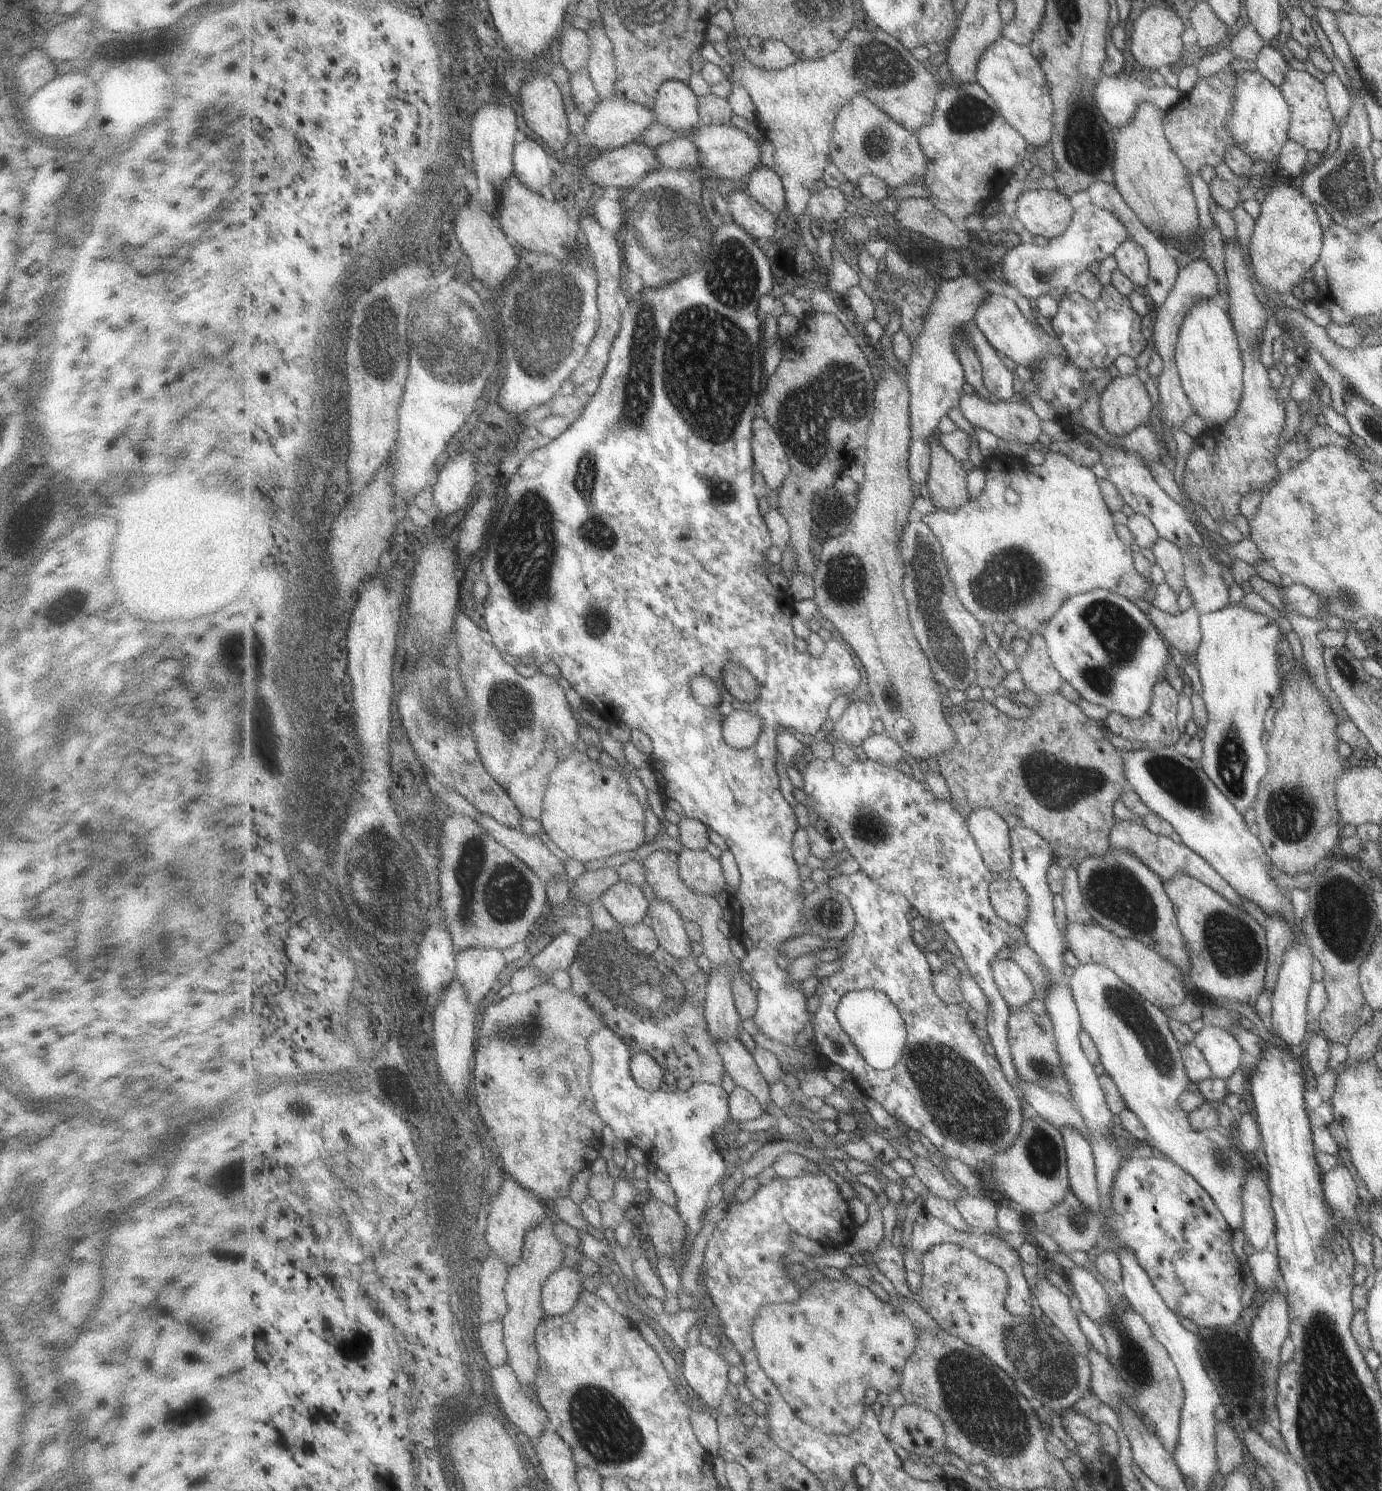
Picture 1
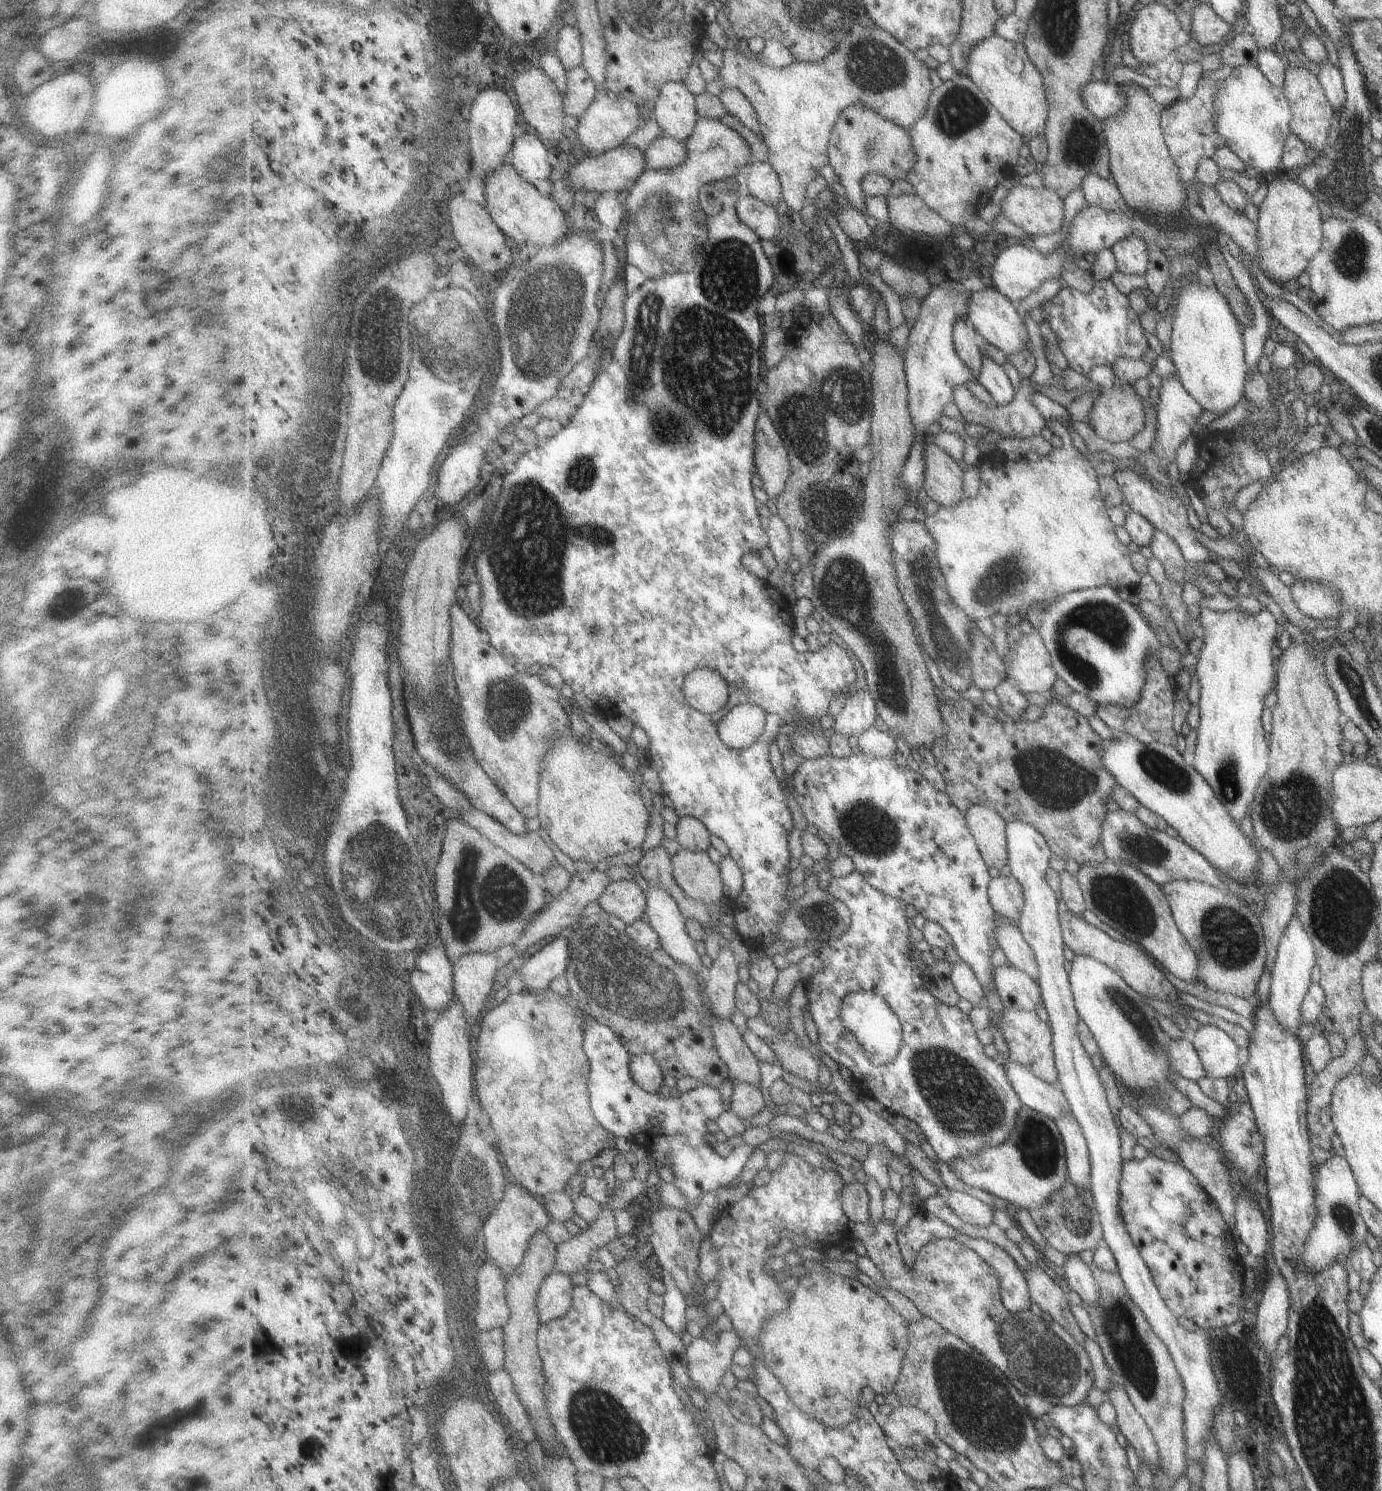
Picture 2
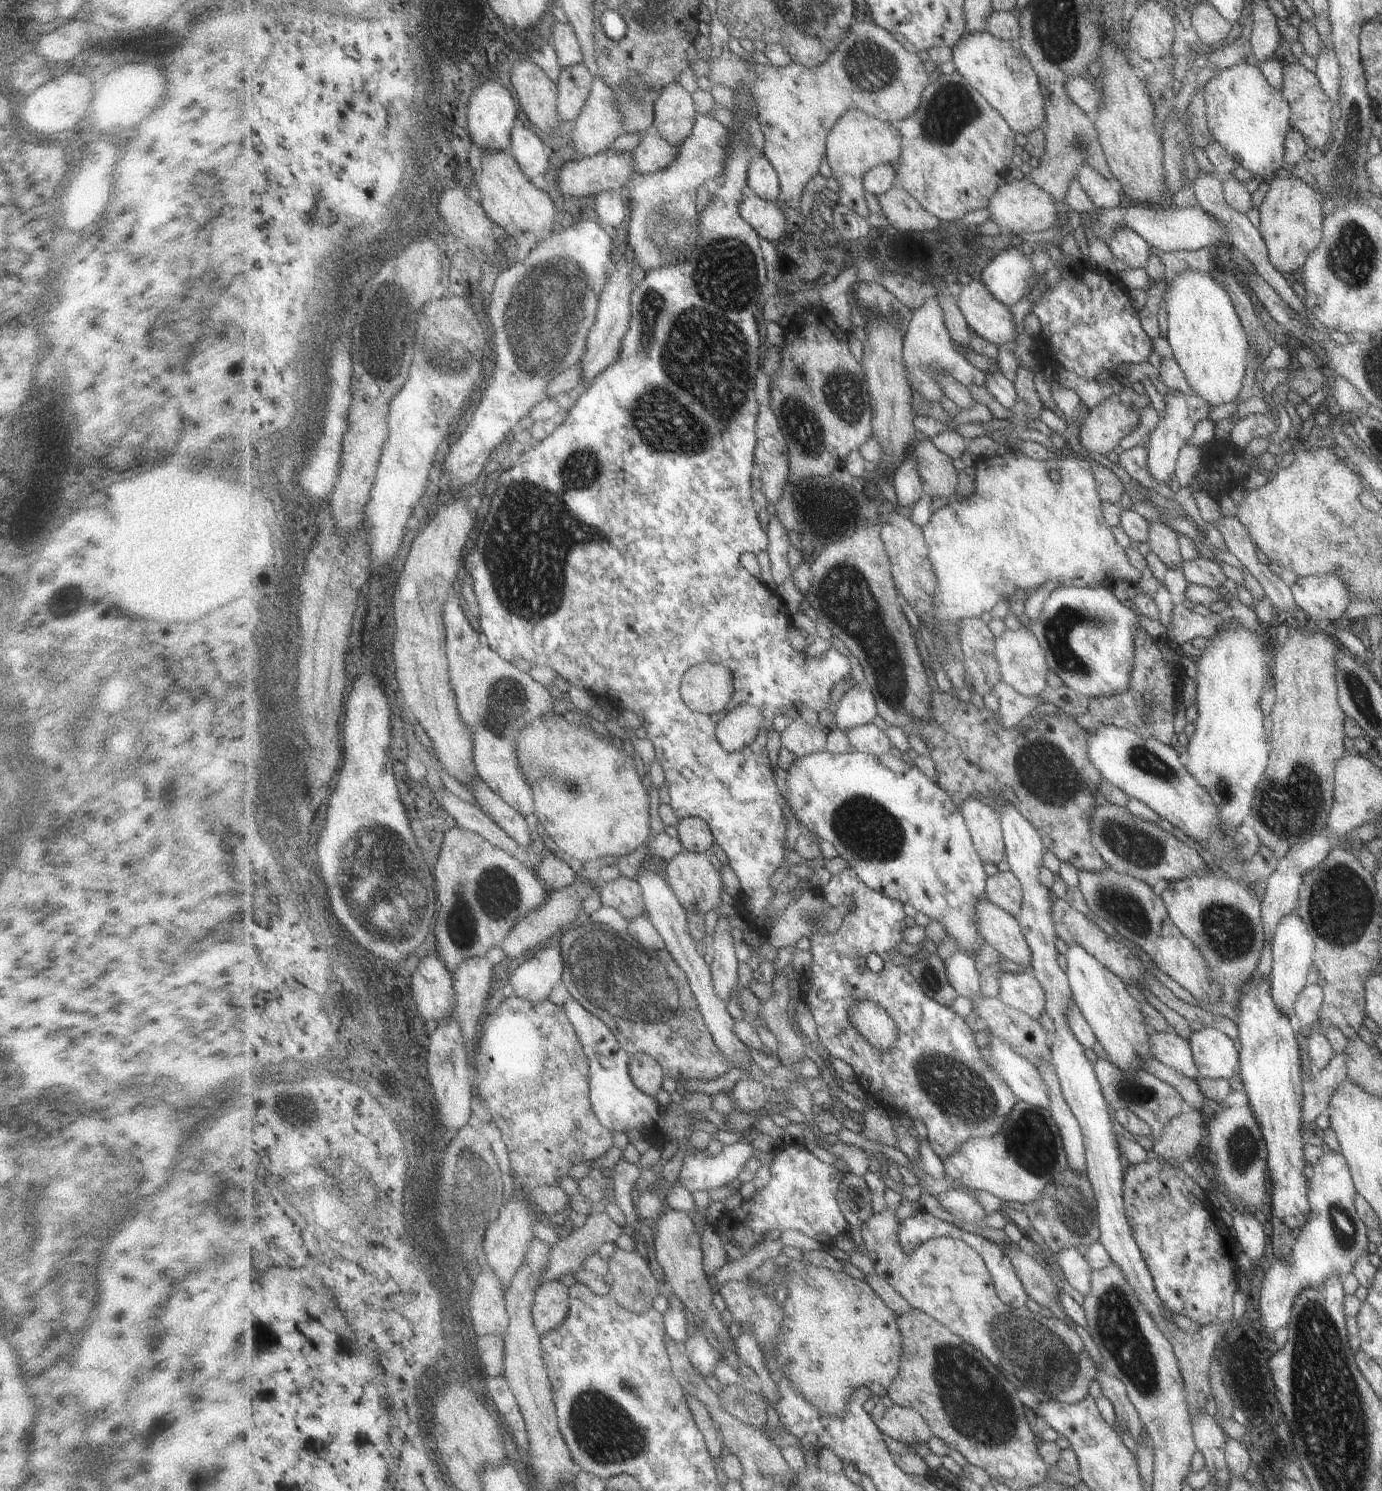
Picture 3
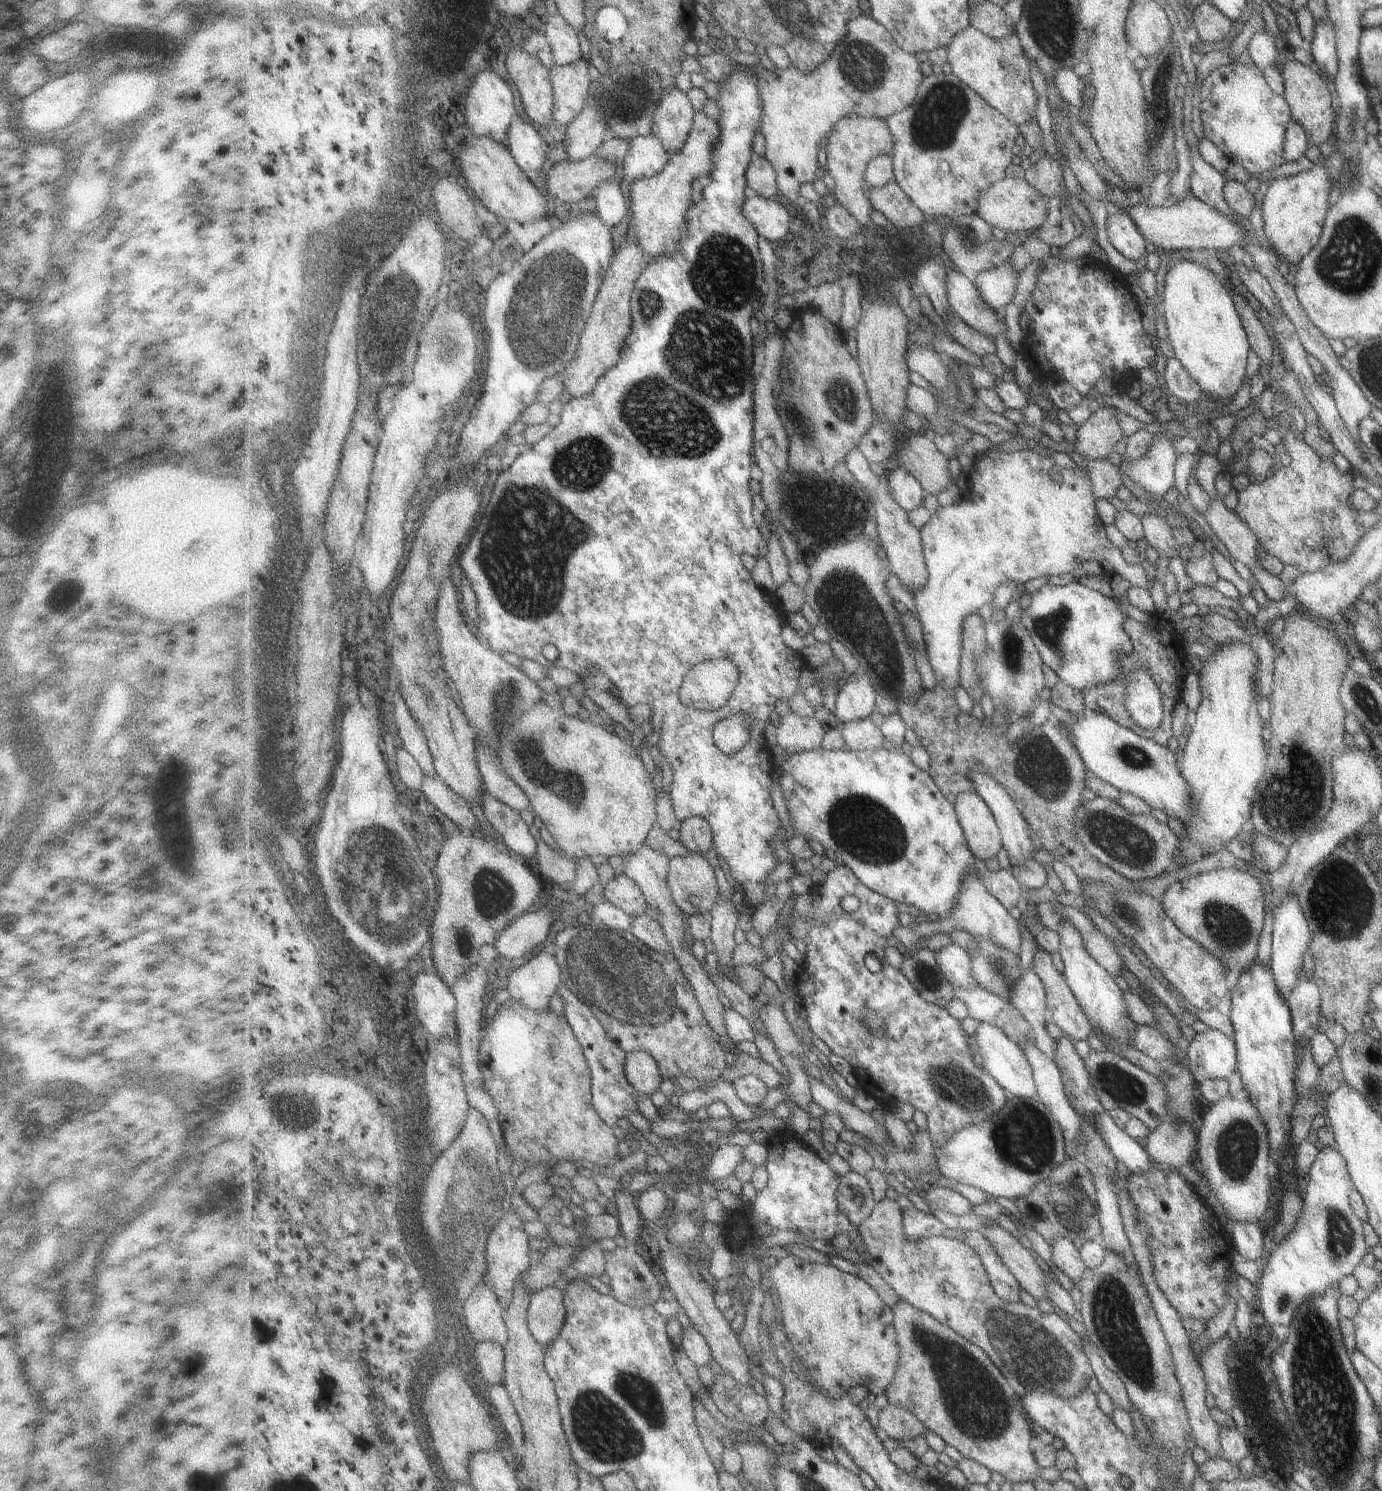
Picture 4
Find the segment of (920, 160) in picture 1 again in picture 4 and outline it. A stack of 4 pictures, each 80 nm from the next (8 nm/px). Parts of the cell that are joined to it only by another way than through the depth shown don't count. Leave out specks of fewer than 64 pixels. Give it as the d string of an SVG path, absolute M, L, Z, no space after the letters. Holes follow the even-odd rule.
M856 114L842 118L828 134L826 155L828 156L828 173L834 179L835 186L831 195L837 198L851 216L864 227L870 222L869 216L874 206L865 194L865 177L868 166L878 155L891 155L896 140L889 125L883 119L867 118Z

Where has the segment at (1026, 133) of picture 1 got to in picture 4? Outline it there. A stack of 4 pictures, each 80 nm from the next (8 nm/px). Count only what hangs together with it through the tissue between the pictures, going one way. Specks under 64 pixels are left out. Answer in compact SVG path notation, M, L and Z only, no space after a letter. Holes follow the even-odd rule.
M973 25L956 34L947 48L951 72L976 90L993 108L1001 111L1013 124L1023 125L1035 119L1037 90L1031 80L1029 58L1017 32L996 39Z

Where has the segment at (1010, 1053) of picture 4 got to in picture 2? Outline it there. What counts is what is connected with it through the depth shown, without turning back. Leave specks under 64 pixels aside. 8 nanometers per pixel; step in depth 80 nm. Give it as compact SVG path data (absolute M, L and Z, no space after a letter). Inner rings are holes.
M1011 1056L1003 1059L1002 1064L1025 1107L1052 1119L1072 1114L1069 1101L1061 1086L1041 1080L1041 1077L1032 1073L1030 1067L1023 1066Z

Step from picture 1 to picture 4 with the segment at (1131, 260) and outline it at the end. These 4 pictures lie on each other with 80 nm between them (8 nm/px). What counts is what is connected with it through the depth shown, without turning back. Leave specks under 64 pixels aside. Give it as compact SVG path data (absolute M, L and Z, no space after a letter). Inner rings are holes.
M1111 208L1107 220L1107 232L1113 246L1128 259L1140 261L1146 258L1145 237L1126 209Z

